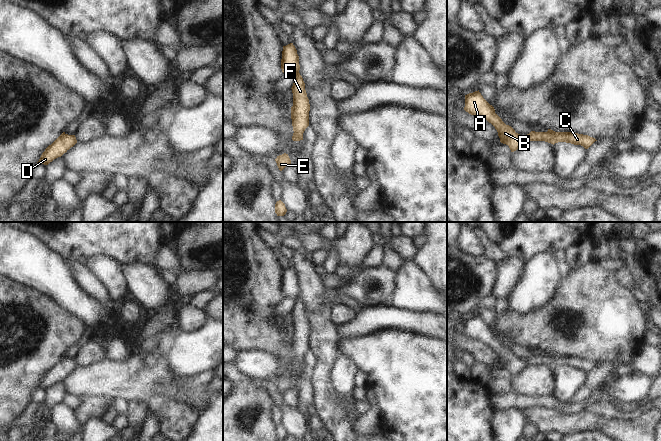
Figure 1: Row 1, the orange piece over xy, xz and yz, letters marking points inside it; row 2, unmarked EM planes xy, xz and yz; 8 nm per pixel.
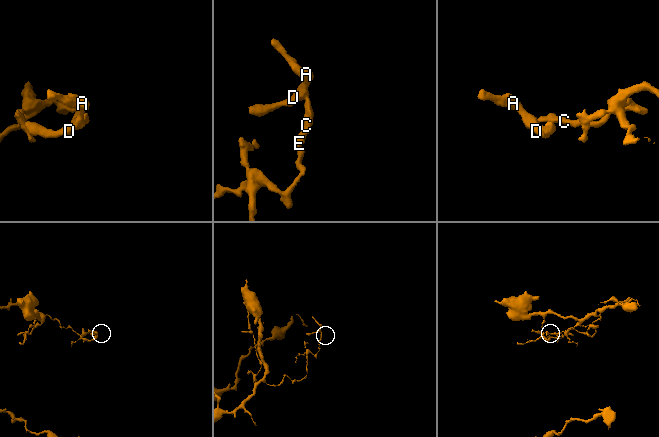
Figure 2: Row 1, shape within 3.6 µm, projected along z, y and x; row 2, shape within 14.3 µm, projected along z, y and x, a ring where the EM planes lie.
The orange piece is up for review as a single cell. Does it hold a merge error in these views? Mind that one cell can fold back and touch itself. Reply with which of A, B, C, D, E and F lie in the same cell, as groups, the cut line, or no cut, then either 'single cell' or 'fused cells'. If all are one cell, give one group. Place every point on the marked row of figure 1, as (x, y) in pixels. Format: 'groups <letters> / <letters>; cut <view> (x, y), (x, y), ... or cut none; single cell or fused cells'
groups A B C D E F; cut none; single cell

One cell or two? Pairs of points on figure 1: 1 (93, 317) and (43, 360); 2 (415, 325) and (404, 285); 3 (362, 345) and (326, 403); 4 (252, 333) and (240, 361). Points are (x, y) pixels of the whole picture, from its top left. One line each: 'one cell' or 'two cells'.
1: two cells
2: two cells
3: two cells
4: two cells

